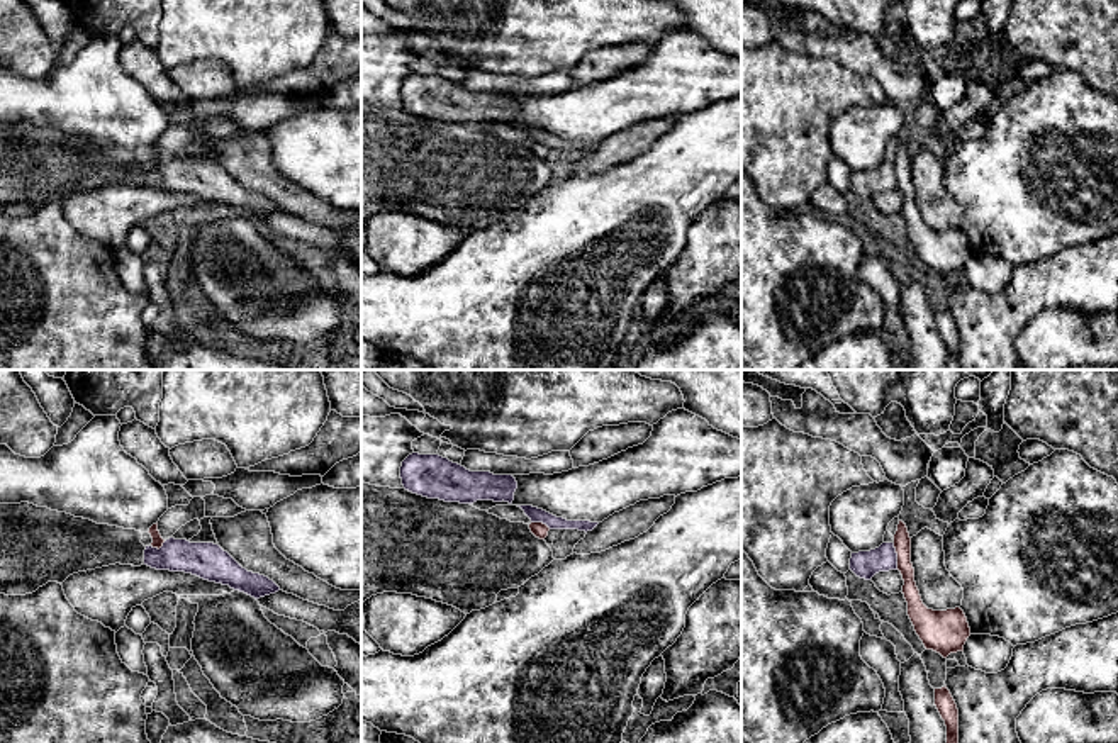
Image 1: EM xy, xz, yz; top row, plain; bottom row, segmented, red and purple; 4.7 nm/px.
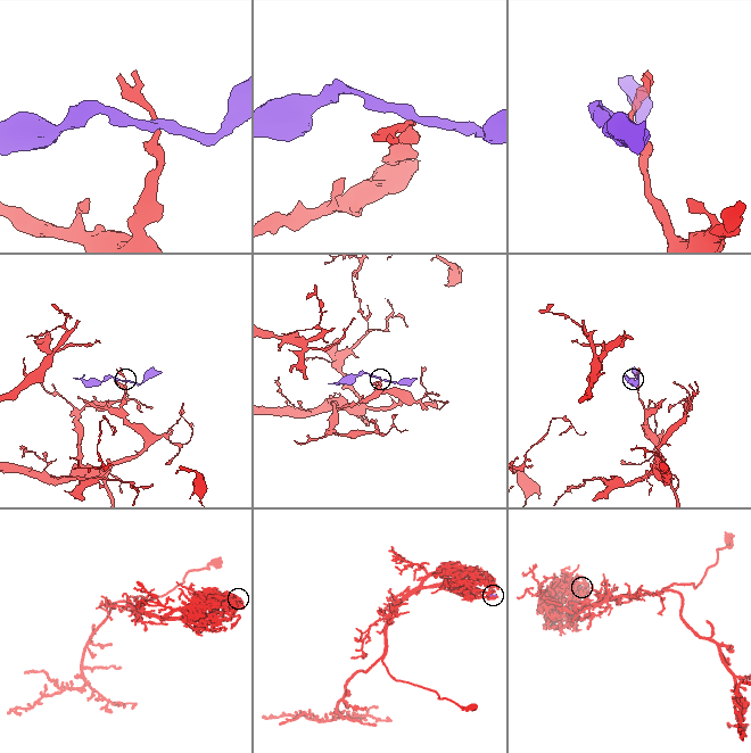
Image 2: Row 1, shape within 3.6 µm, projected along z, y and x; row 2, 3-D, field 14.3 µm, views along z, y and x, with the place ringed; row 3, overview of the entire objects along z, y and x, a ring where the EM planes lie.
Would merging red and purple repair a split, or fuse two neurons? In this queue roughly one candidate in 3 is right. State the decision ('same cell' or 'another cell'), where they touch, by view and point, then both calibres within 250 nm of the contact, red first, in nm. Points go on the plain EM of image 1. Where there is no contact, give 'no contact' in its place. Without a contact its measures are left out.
another cell; meets red in yz at (898, 177); 80 nm thick on the red side, 130 nm on the other

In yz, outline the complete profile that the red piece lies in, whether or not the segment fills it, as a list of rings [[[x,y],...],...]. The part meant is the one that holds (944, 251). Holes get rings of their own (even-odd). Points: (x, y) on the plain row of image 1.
[[[899,141],[894,154],[894,168],[897,190],[904,200],[903,214],[908,222],[908,236],[925,268],[940,273],[943,278],[964,271],[964,265],[970,256],[967,237],[960,227],[933,231],[923,224],[911,183],[911,158],[903,141]]]

